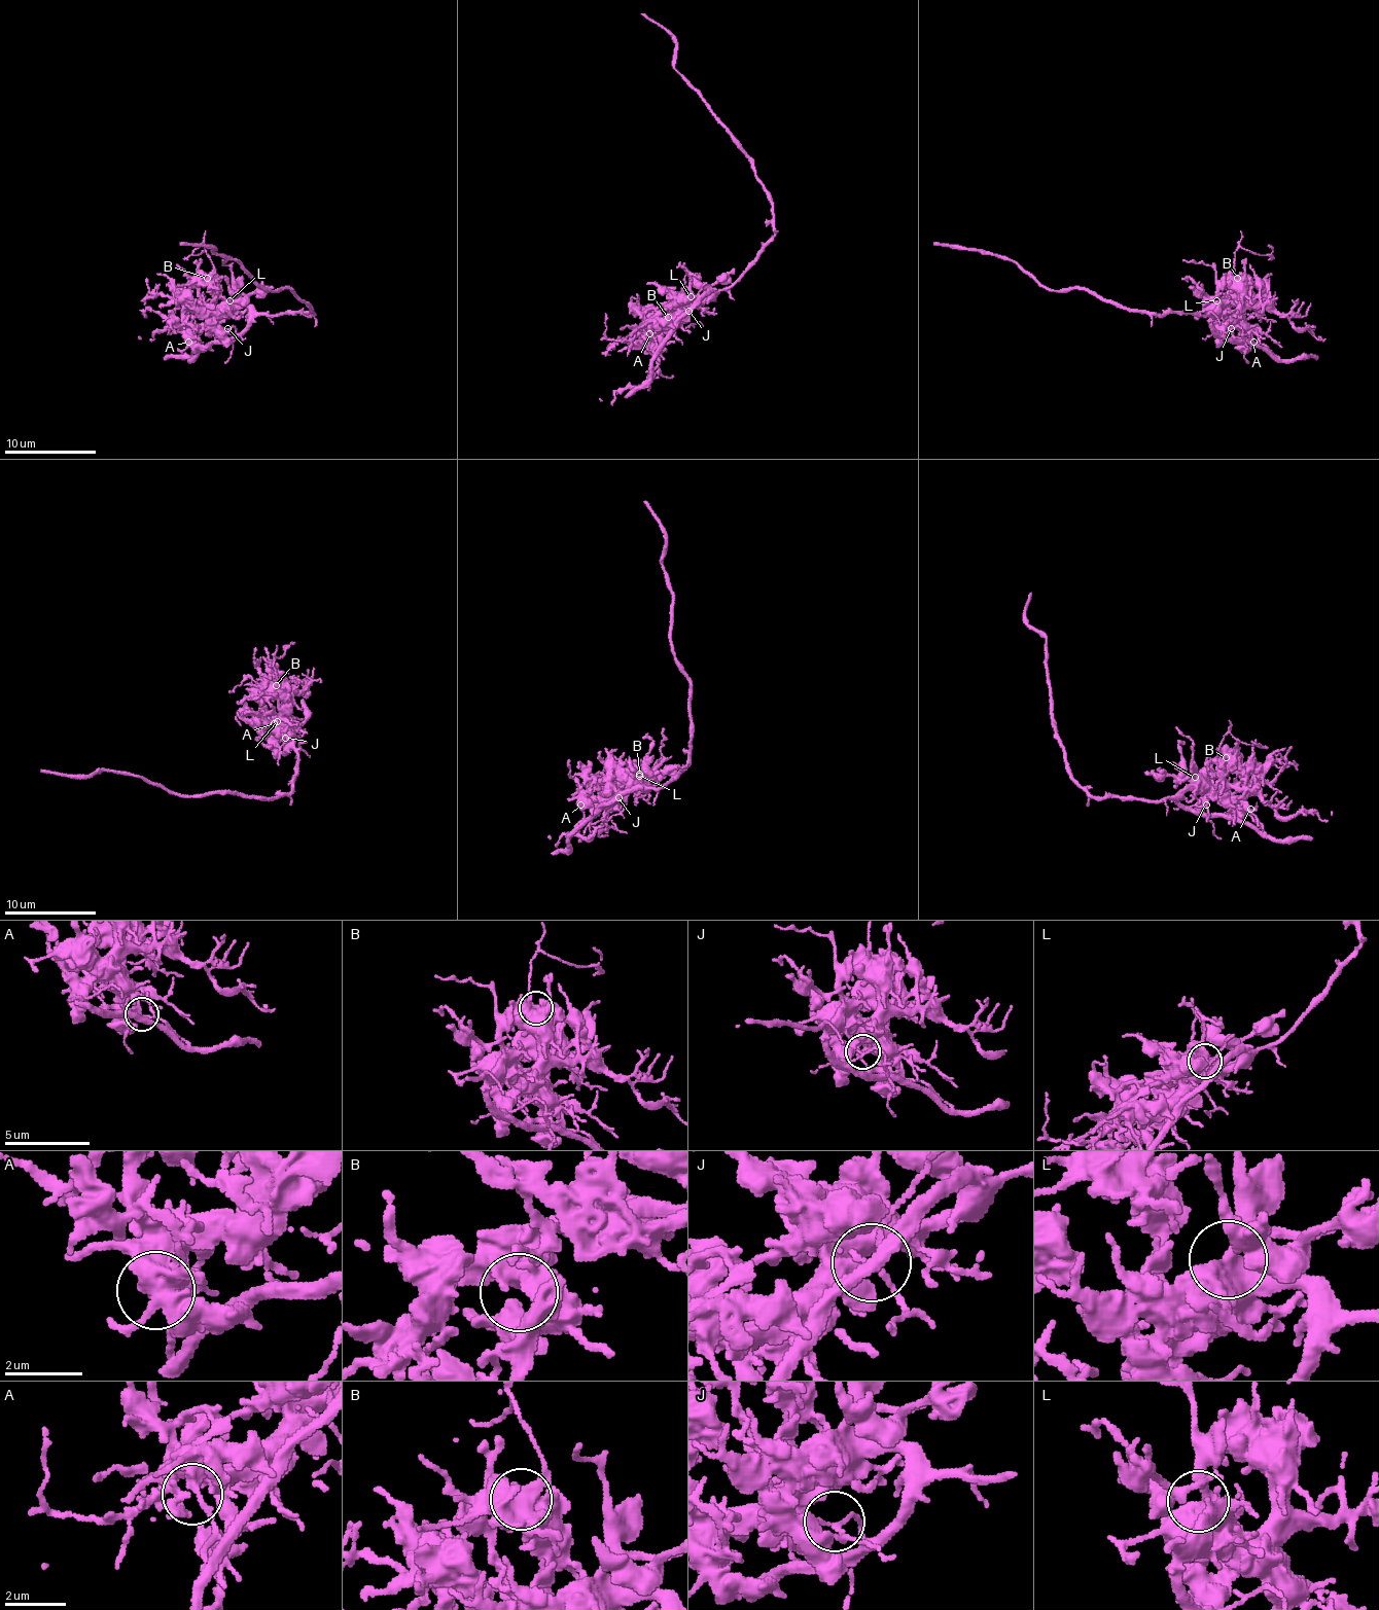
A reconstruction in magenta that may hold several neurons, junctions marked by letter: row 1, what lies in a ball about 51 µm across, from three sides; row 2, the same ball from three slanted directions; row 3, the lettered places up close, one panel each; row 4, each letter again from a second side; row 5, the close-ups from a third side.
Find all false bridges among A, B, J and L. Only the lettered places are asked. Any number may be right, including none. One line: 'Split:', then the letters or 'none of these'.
Split: none of these

